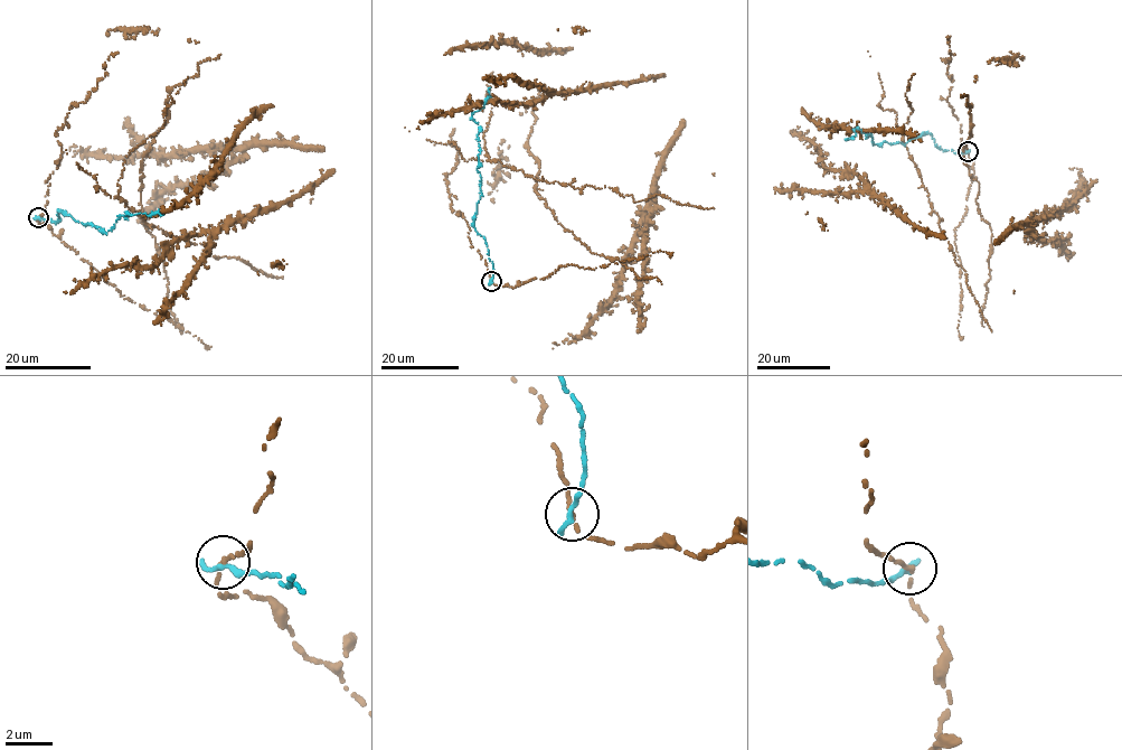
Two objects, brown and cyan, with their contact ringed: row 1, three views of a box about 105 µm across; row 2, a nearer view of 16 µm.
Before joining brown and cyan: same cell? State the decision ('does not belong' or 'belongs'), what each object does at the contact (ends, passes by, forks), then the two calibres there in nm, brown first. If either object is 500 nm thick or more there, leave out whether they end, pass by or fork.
does not belong | brown ends | cyan ends | 240/280 nm

